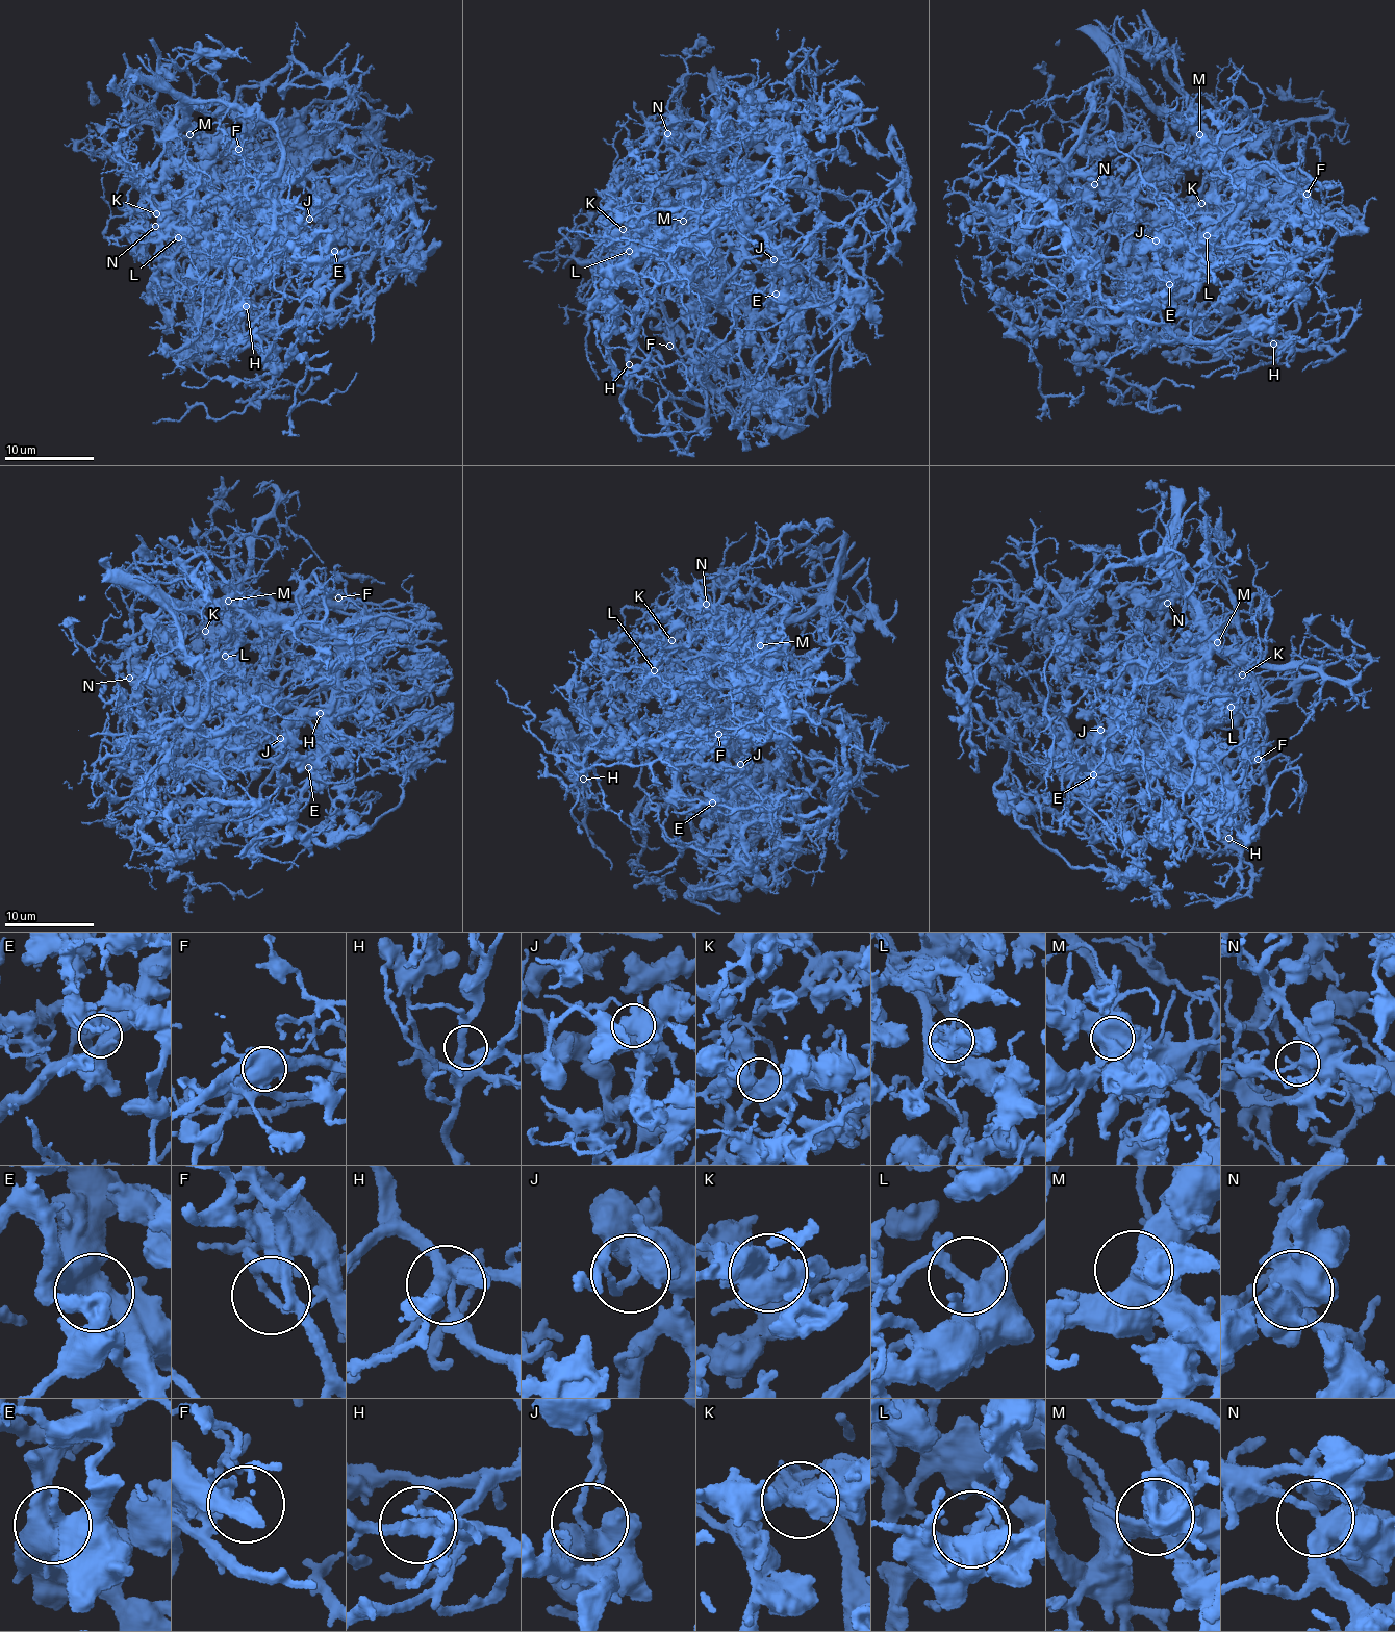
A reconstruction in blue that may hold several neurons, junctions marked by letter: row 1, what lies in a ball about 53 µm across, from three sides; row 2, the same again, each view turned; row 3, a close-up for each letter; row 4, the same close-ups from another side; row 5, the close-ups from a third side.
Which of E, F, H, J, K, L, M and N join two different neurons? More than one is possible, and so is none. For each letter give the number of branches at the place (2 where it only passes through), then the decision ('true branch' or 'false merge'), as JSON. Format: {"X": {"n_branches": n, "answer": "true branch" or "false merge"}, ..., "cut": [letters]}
{"E": {"n_branches": 3, "answer": "true branch"}, "F": {"n_branches": 3, "answer": "false merge"}, "H": {"n_branches": 3, "answer": "true branch"}, "J": {"n_branches": 3, "answer": "true branch"}, "K": {"n_branches": 3, "answer": "true branch"}, "L": {"n_branches": 3, "answer": "true branch"}, "M": {"n_branches": 2, "answer": "true branch"}, "N": {"n_branches": 3, "answer": "true branch"}, "cut": ["F"]}

